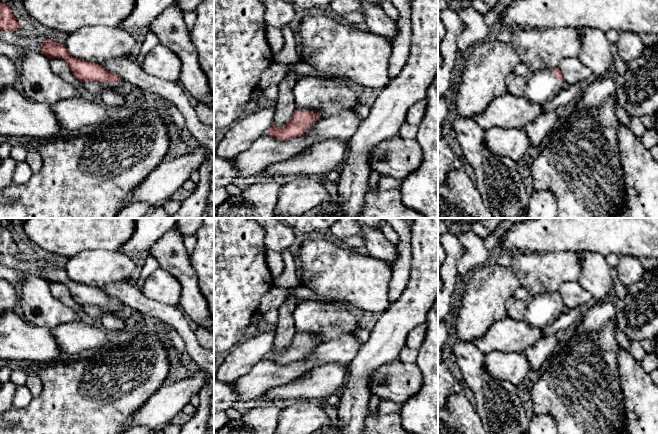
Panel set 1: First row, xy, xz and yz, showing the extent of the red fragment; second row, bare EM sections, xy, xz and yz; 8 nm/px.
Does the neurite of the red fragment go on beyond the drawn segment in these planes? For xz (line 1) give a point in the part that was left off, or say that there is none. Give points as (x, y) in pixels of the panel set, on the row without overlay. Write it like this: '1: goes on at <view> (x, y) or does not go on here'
1: does not go on here

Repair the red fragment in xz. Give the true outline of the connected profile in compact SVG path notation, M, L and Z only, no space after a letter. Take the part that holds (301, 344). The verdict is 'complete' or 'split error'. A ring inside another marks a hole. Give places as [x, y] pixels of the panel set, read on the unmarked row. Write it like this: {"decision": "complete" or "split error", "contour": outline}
{"decision": "complete", "contour": "M294 335L291 344L284 351L279 352L273 348L266 358L281 365L288 365L303 359L305 354L318 344L320 341L317 337Z"}

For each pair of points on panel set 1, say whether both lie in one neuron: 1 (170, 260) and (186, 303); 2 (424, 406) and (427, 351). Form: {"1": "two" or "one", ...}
{"1": "one", "2": "one"}

